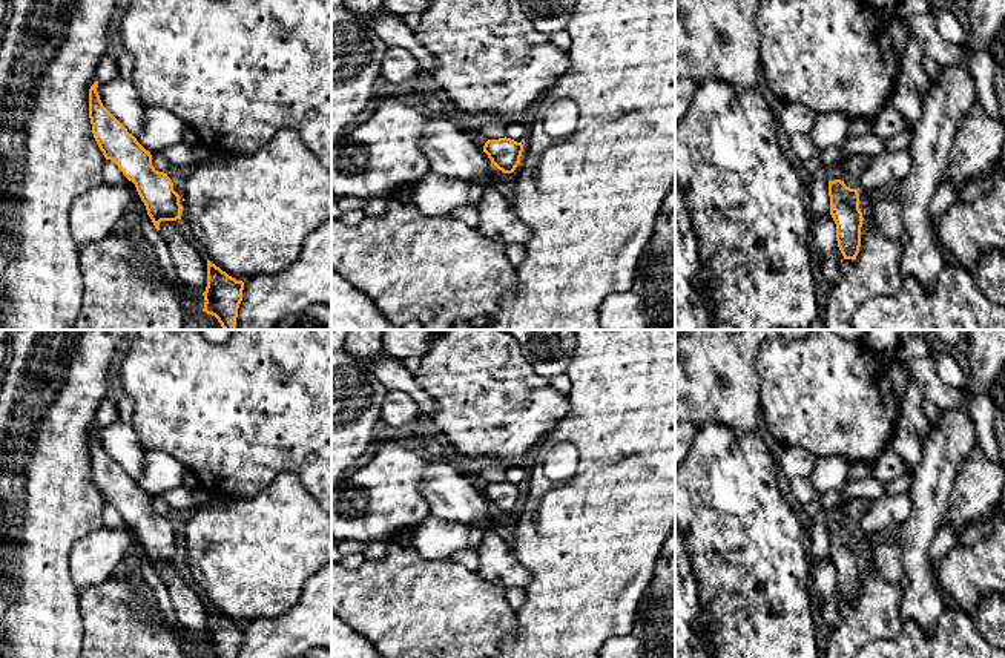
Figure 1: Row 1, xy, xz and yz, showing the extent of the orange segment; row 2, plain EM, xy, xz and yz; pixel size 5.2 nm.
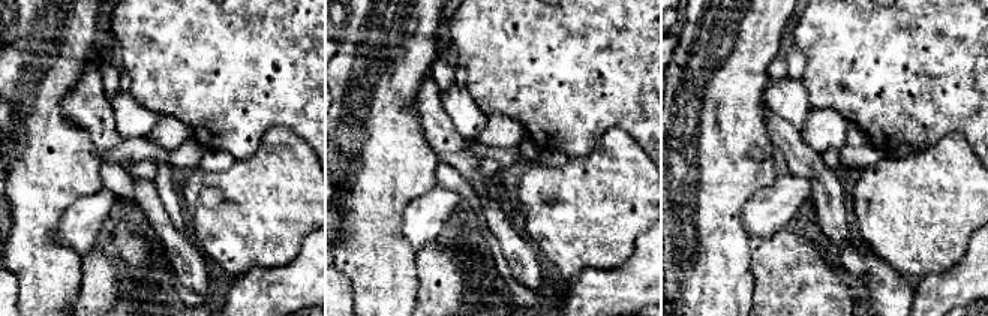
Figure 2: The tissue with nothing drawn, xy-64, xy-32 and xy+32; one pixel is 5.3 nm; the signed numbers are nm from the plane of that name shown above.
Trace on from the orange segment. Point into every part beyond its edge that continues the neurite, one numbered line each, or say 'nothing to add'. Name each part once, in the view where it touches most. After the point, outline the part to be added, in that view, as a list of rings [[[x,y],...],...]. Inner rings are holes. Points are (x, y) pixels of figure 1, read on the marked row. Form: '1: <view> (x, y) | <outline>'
nothing to add

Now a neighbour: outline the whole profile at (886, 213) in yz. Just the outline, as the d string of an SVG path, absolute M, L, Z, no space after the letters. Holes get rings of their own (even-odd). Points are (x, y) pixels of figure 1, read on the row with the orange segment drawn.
M859 195L859 209L862 212L862 221L872 221L890 239L899 241L901 244L907 241L901 219L902 204L898 195L882 199Z

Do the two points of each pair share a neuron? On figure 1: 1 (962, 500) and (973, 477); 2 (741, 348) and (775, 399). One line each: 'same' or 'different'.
1: same
2: different

